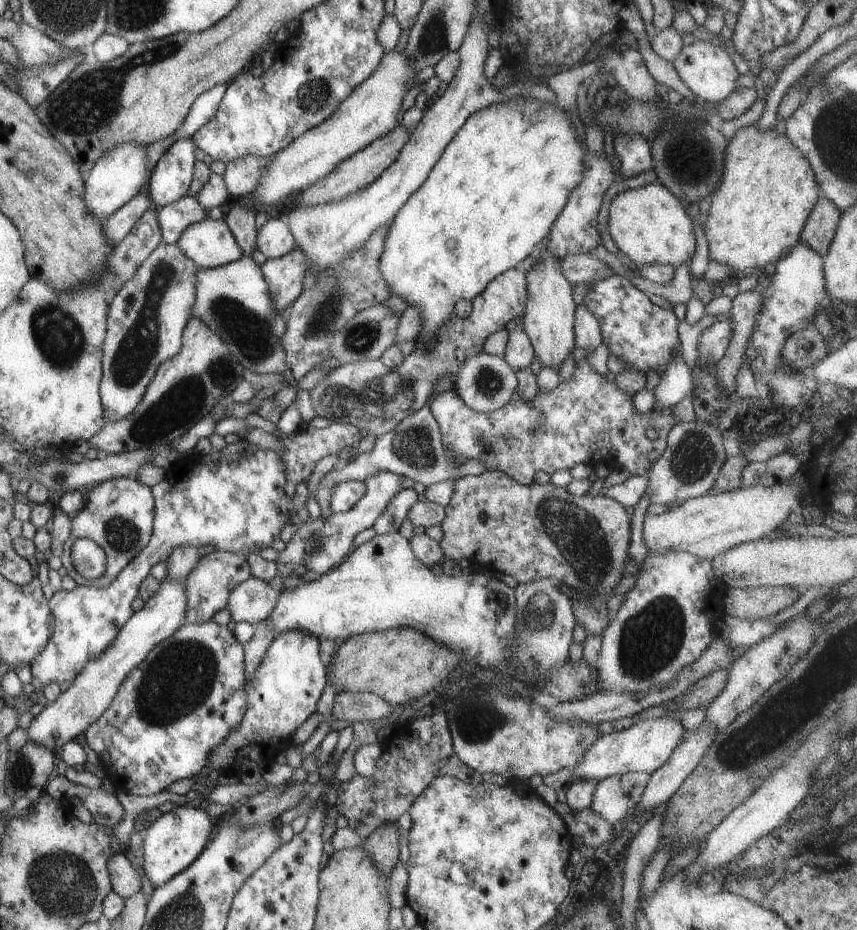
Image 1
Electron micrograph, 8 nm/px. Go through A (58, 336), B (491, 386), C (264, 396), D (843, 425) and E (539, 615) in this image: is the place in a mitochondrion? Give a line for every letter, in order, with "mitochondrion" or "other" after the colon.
A: mitochondrion
B: mitochondrion
C: other
D: other
E: mitochondrion

